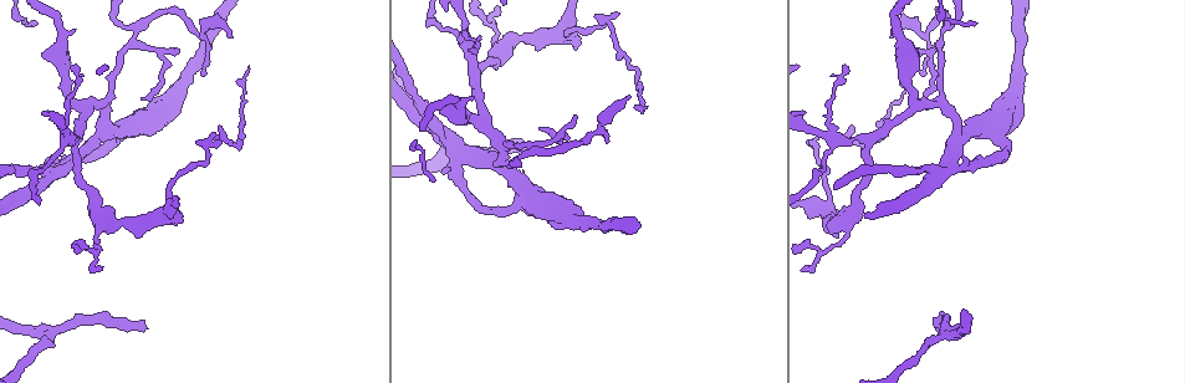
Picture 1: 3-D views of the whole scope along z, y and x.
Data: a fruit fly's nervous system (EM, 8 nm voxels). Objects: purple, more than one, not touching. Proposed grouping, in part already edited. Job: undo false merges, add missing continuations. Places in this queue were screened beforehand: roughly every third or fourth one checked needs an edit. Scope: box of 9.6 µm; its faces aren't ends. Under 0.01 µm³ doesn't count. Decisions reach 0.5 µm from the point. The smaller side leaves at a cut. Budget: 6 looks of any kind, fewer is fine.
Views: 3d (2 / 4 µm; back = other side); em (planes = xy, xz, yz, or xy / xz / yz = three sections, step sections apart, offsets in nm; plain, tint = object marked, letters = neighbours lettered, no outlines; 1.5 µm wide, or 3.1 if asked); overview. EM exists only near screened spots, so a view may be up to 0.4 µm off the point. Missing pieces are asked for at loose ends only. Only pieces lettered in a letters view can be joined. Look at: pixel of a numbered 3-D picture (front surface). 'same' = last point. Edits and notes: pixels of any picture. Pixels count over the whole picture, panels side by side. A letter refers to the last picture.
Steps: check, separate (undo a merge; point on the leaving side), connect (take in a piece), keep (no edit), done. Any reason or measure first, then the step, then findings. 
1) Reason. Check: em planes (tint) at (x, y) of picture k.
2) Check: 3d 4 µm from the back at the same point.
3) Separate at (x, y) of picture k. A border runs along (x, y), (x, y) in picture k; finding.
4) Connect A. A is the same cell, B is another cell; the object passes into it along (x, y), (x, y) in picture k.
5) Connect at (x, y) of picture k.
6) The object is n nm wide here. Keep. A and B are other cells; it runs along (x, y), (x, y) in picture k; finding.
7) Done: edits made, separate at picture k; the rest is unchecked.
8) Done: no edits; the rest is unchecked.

Check: 3d 4 µm from the back at (448, 141) of picture 1.

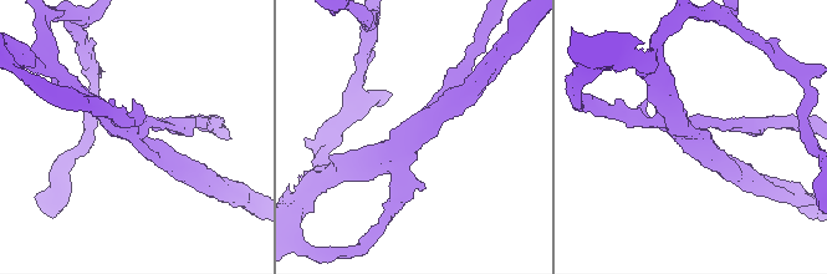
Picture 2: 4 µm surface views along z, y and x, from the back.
4 arms meet here; shape alone is not enough. Check: em planes (plain) at (131, 130) of picture 2.

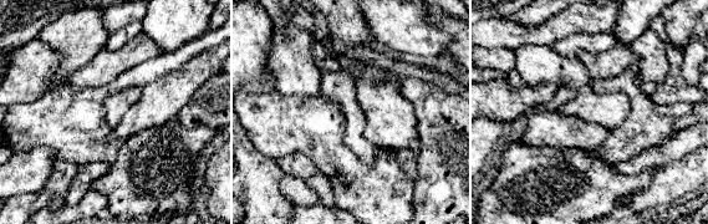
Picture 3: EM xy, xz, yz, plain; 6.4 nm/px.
See the neighbours. Check: em planes (letters) at the same point.

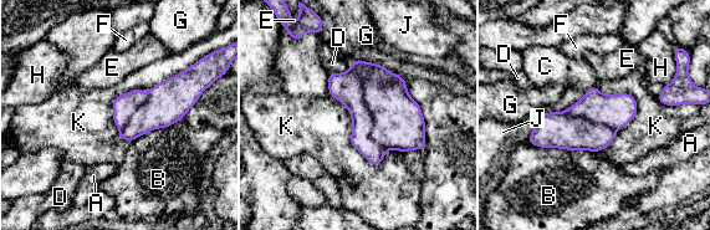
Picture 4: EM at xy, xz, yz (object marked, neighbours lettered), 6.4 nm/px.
Keep. A, B, C, D, E, F, G, H, J and K are other cells; a border runs along (629, 92), (637, 113), (601, 152) in picture 4; continuous, no second cell.

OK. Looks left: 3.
Free end. Check: 3d 2 µm at (146, 327) of picture 1.

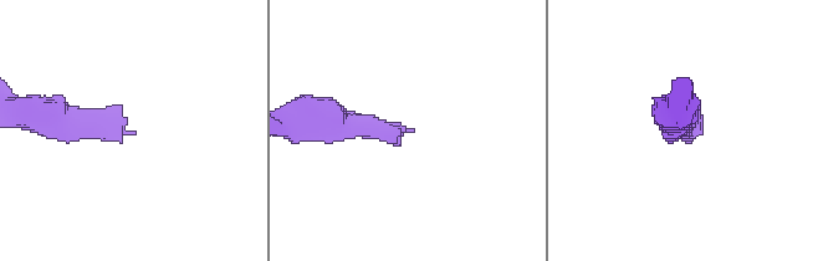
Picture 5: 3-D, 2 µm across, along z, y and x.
Need the tissue. Check: em xy step 8 (plain) at (133, 133) of picture 5.

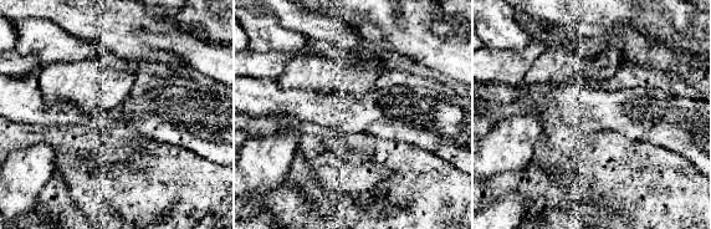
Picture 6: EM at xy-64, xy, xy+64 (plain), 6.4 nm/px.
Check: em xy step 8 (letters) at the same point.

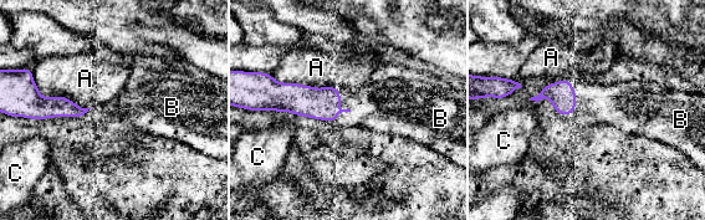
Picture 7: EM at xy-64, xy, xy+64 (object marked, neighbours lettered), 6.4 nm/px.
Connect at (374, 106) of picture 7. B is the same cell, A and C are other cells; the cell continues.

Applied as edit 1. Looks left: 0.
Done: edits made, connect at picture 7; the rest is unchecked.

